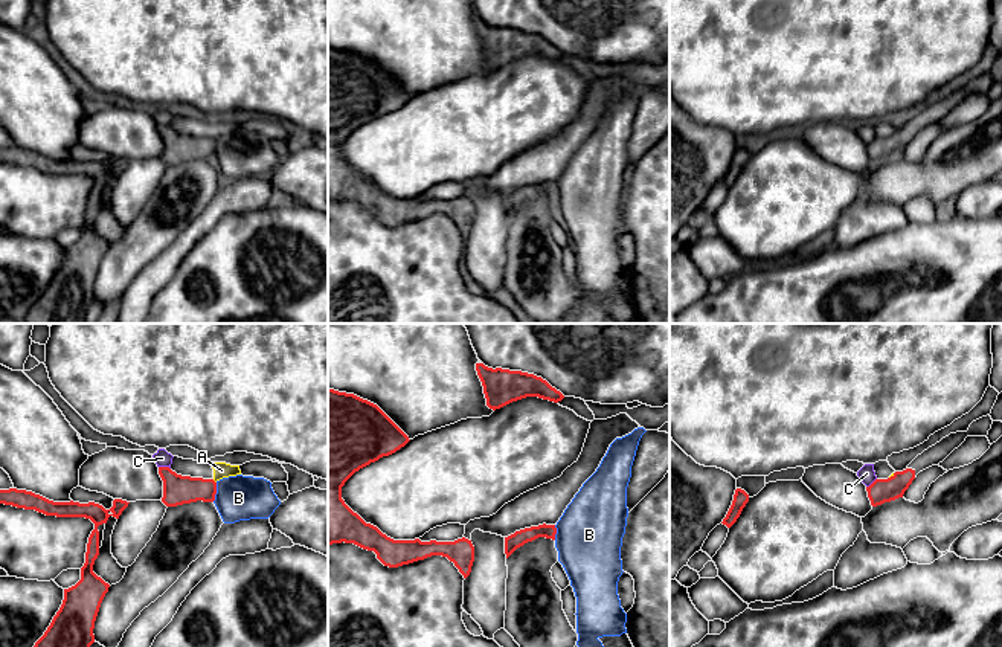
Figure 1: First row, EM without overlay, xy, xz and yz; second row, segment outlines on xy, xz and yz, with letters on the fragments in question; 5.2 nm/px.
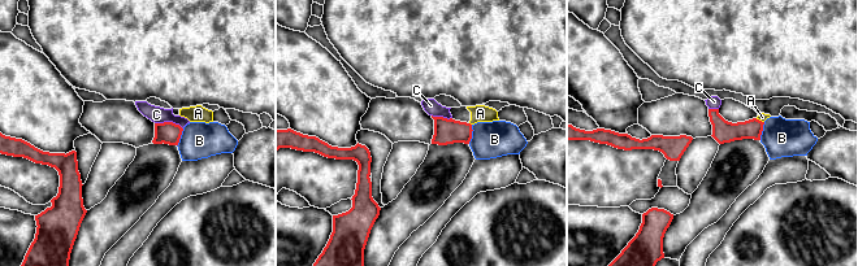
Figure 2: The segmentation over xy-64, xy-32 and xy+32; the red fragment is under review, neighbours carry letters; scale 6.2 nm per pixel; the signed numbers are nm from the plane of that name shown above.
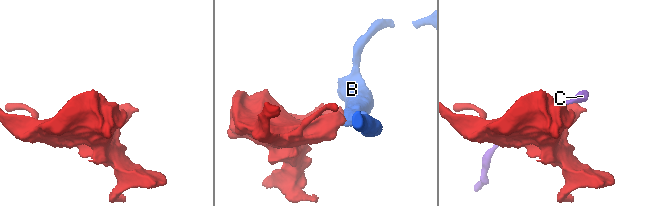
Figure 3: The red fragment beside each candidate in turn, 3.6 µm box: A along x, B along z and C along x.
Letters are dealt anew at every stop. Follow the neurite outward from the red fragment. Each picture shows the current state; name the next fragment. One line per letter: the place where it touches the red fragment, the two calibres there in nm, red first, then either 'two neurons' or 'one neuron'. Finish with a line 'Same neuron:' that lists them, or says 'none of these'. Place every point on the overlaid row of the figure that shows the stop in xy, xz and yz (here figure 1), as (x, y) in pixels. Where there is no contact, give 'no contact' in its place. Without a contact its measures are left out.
A: meets red in xy at (214, 481); 160 nm thick on the red side, 80 nm on the other; two neurons
B: meets red in xy at (215, 492); 160 nm thick on the red side, 240 nm on the other; two neurons
C: meets red in xy at (165, 467); 160 nm thick on the red side, 90 nm on the other; two neurons
Same neuron: none of these

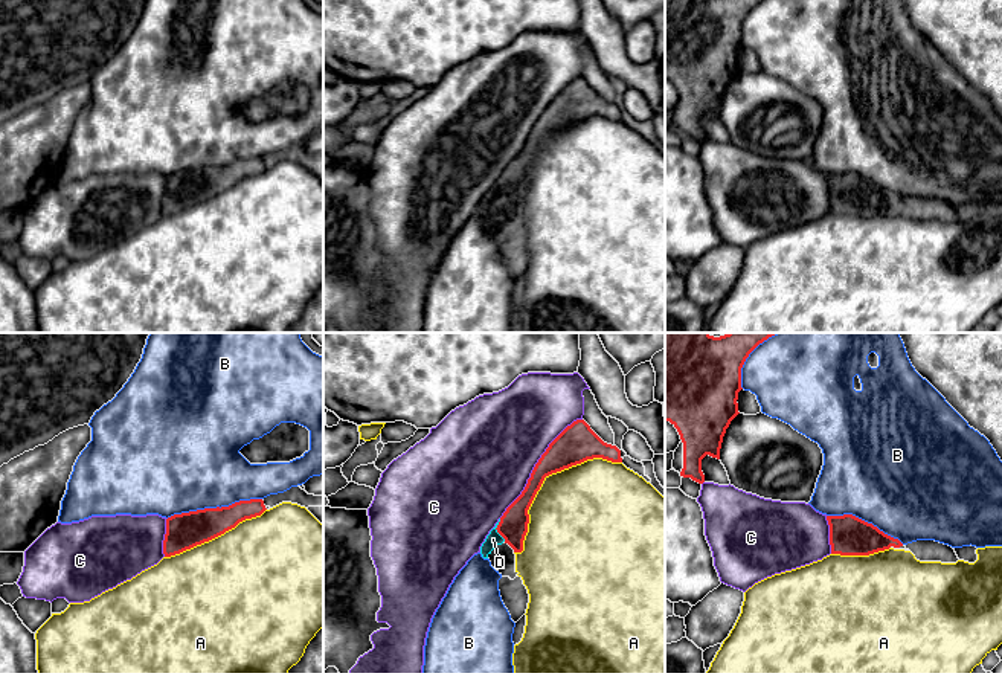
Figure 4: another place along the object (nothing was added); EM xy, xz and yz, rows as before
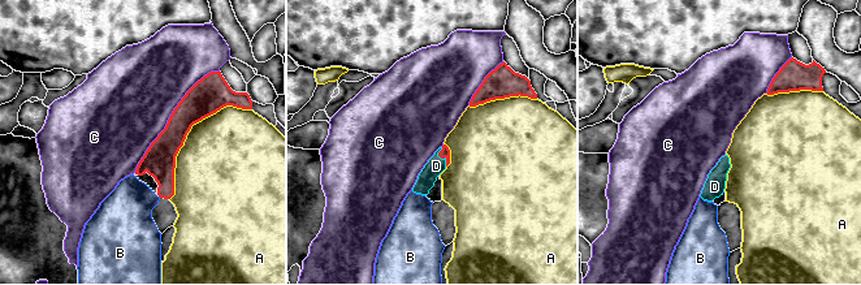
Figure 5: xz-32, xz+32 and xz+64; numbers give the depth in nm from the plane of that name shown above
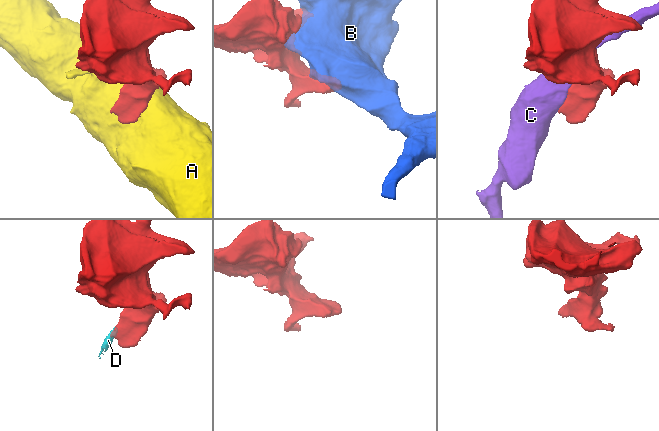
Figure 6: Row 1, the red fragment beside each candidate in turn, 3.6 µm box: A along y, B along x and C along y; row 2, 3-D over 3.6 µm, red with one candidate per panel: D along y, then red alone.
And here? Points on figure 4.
A: meets red in xz at (543, 479); 200 nm thick on the red side, 480 nm on the other; two neurons
B: meets red in xy at (214, 508); 190 nm thick on the red side, 460 nm on the other; two neurons
C: meets red in xz at (536, 466); 200 nm thick on the red side, 480 nm on the other; two neurons
D: meets red in xz at (496, 528); 160 nm thick on the red side, 80 nm on the other; one neuron
Same neuron: D

